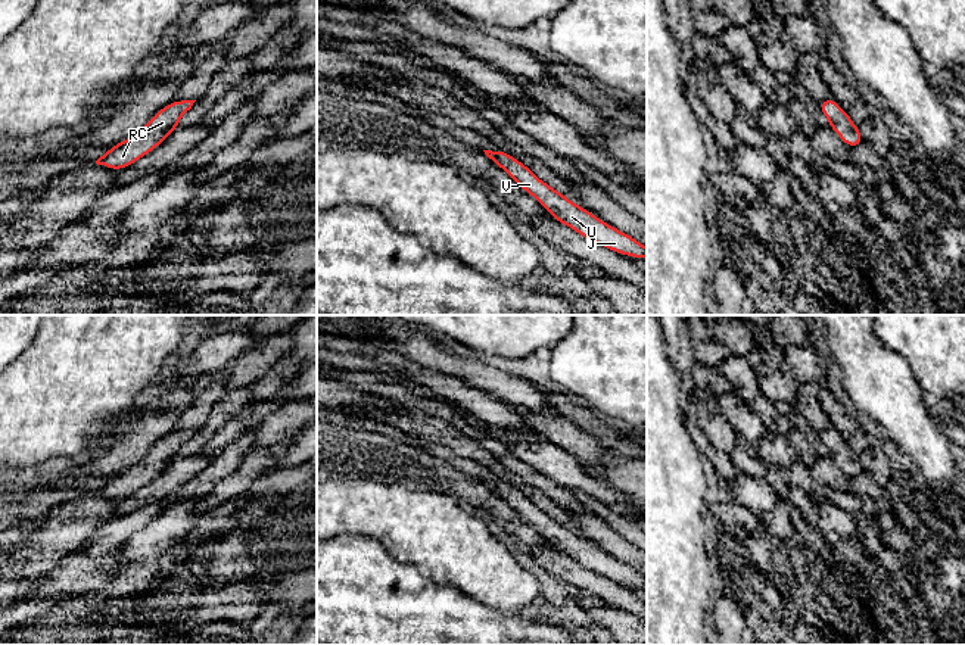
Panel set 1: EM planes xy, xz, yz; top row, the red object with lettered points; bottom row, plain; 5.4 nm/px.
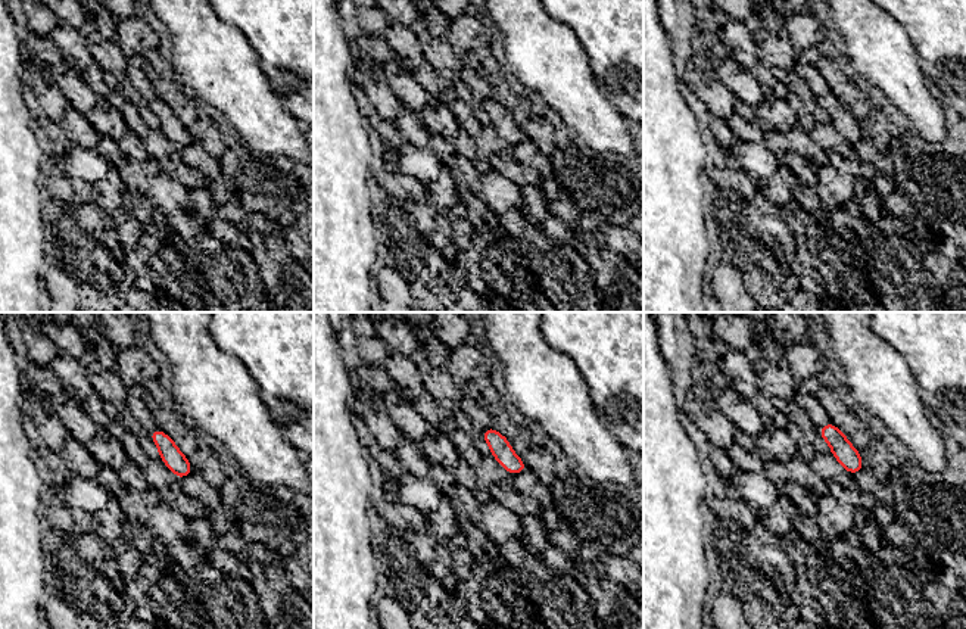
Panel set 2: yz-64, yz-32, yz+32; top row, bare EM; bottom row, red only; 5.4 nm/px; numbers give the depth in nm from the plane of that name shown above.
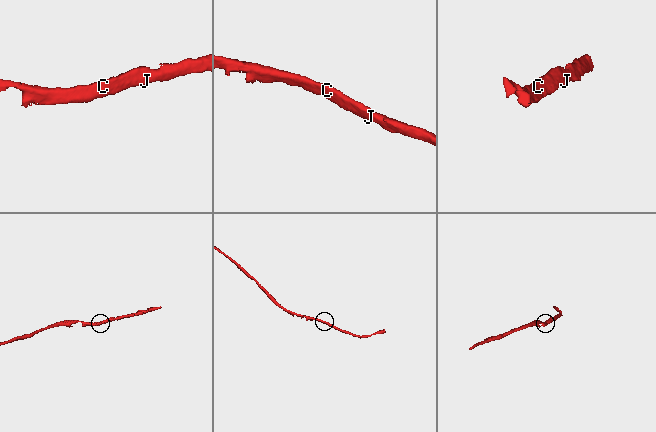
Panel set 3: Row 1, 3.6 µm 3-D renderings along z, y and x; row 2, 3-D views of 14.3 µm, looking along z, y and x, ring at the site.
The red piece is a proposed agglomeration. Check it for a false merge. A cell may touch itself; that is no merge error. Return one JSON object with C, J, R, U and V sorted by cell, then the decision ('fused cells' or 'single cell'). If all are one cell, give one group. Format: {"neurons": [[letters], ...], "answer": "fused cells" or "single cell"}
{"neurons": [["C", "J", "R", "U", "V"]], "answer": "single cell"}

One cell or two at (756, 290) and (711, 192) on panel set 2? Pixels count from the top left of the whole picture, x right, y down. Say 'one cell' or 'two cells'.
one cell

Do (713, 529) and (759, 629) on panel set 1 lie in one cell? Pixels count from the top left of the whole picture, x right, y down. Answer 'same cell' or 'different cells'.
same cell

